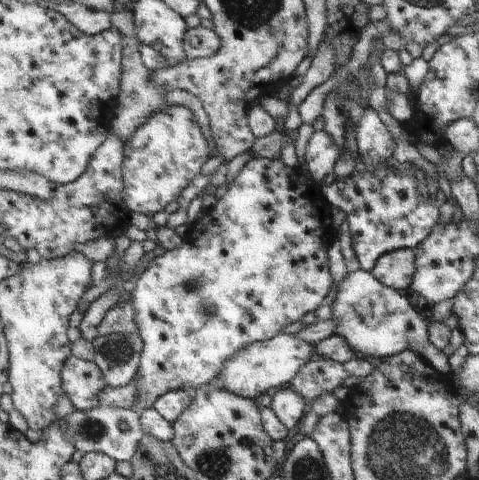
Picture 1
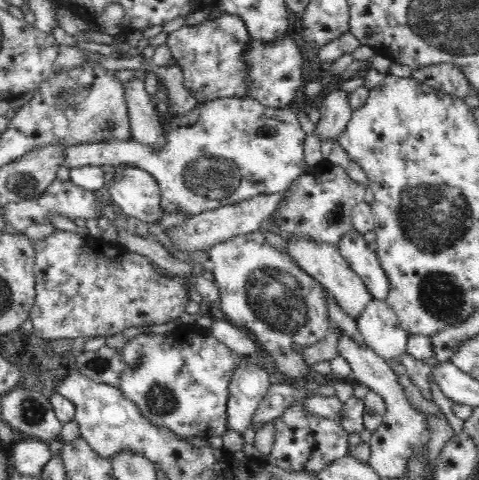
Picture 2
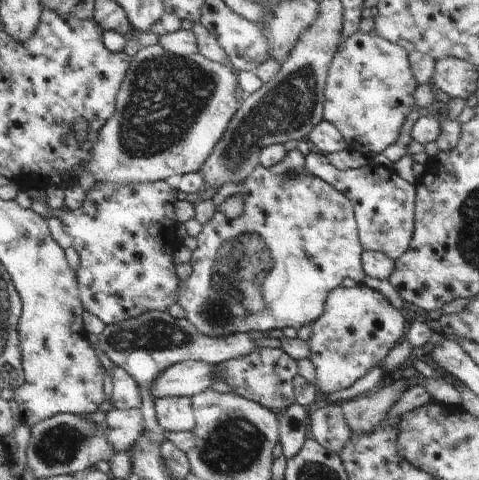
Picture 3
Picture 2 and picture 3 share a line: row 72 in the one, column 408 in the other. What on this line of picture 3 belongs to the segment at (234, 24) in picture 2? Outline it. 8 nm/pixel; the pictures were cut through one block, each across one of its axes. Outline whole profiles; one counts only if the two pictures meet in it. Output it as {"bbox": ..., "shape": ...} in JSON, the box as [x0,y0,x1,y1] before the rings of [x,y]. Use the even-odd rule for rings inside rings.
{"bbox":[307,152,417,262],"shape":[[[309,152],[307,154],[307,168],[315,176],[323,178],[337,190],[341,190],[351,202],[355,202],[361,242],[365,246],[365,252],[383,252],[395,262],[405,256],[405,252],[411,248],[415,230],[417,230],[417,186],[409,184],[405,178],[401,178],[393,168],[369,164],[359,170],[339,170],[327,154]]]}

